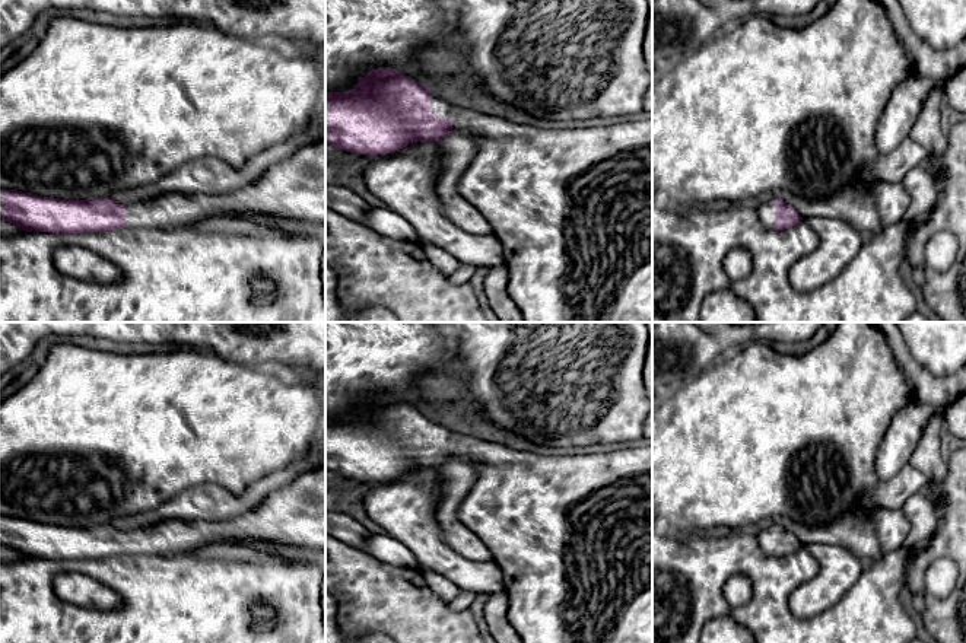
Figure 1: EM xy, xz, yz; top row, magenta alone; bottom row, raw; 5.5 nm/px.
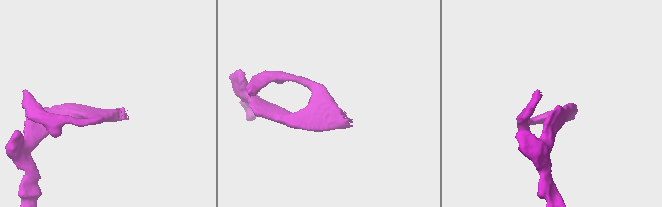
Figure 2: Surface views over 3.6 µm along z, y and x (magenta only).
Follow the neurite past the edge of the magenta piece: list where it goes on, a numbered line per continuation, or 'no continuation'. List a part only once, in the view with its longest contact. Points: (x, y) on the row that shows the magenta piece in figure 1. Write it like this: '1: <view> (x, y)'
1: xz (572, 209)

